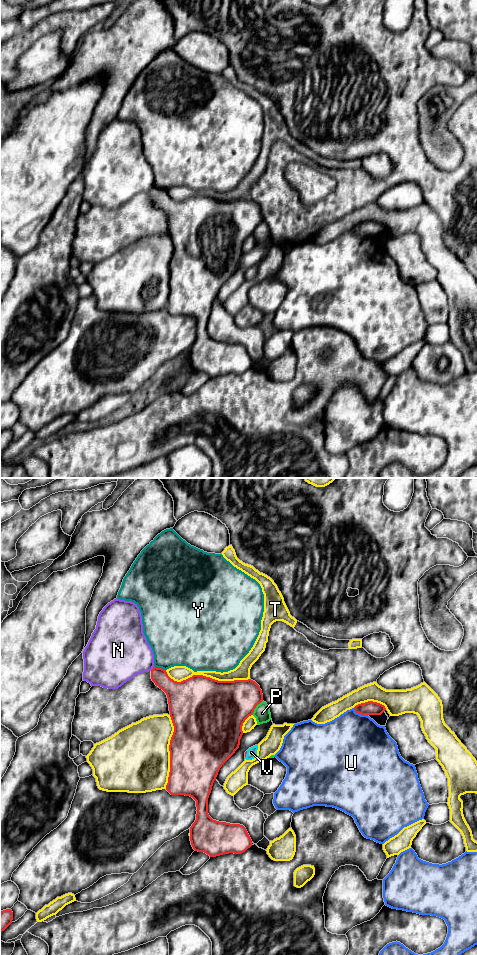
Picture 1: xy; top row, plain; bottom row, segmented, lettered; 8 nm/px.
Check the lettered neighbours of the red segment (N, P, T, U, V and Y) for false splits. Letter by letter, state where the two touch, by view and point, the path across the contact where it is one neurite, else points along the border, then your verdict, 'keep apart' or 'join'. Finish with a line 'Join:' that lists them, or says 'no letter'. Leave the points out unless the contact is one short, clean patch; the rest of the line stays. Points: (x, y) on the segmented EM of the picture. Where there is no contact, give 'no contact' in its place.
N: contact xy (153, 668); keep apart
P: contact xy (255, 707); keep apart
T: contact xy (205, 676); keep apart
U: contact xy (360, 713); keep apart
V: contact xy (246, 753); way xy (246, 751), (246, 753), (251, 752); join
Y: contact xy (160, 668); keep apart
Join: V

